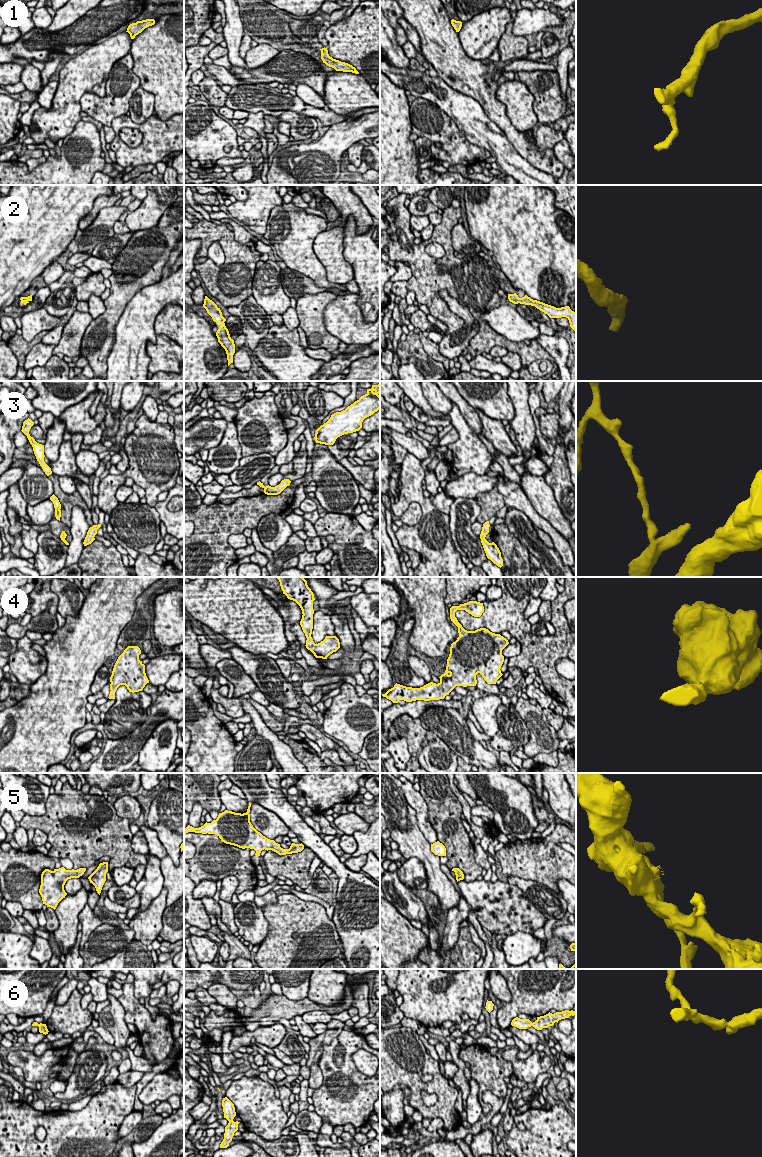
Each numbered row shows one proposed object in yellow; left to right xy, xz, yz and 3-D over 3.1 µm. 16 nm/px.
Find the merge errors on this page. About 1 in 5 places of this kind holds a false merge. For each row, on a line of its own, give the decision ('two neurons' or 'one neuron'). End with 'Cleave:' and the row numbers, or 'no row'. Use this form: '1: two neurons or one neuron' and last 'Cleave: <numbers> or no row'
1: one neuron
2: one neuron
3: one neuron
4: one neuron
5: one neuron
6: one neuron
Cleave: no row

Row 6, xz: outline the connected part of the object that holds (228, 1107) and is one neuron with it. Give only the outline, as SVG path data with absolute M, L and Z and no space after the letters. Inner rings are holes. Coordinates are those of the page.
M223 1098L222 1107L224 1112L224 1118L226 1118L229 1123L225 1127L224 1139L220 1144L220 1148L227 1148L229 1143L232 1141L234 1133L238 1130L238 1124L240 1122L234 1122L233 1119L236 1116L234 1104L227 1098Z

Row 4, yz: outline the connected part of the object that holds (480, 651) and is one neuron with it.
M469 601L450 608L450 619L458 627L459 637L451 644L445 673L438 684L430 682L420 688L395 684L383 697L398 703L400 700L412 702L416 700L439 700L456 686L476 686L476 675L480 673L488 684L496 684L503 675L501 666L504 662L502 650L509 644L500 634L490 632L486 628L467 631L455 617L457 610L465 610L474 617L484 612L483 603Z

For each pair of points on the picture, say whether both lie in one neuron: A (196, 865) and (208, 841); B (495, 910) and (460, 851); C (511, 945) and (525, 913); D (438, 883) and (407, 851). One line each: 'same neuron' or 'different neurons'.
A: same neuron
B: different neurons
C: different neurons
D: same neuron

